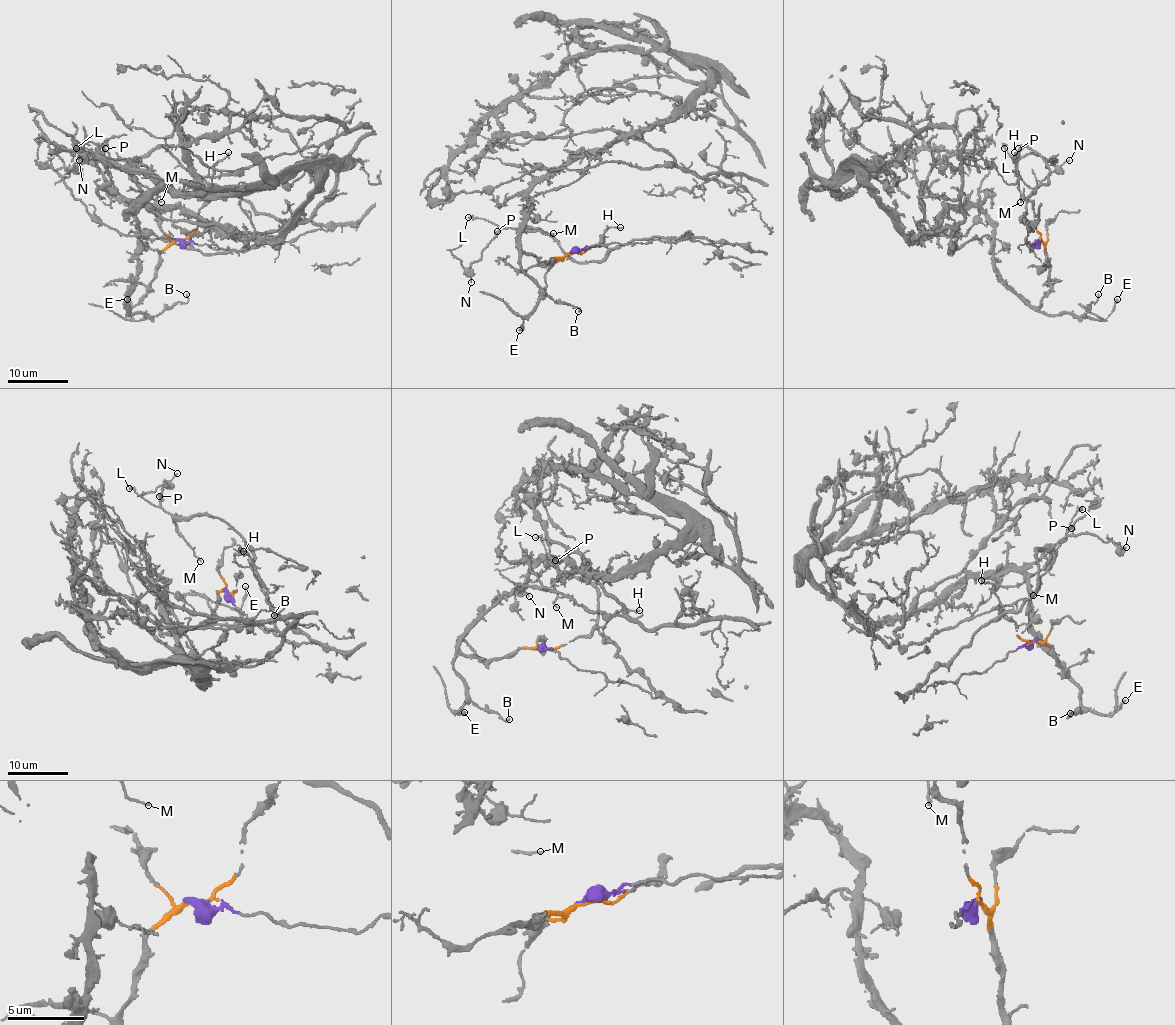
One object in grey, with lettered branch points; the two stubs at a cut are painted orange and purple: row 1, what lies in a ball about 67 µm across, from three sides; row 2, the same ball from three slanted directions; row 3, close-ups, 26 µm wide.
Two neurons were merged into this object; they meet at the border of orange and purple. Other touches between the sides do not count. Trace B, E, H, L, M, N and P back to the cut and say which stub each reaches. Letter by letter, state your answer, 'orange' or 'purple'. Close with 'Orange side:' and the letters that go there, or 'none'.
B: orange
E: orange
H: purple
L: purple
M: purple
N: purple
P: purple
Orange side: B, E

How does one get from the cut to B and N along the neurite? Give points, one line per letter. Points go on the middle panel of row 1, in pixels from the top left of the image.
B: (571, 253), (547, 262), (540, 262), (532, 255), (520, 256), (521, 268), (556, 303), (577, 307), (579, 312)
N: (571, 253), (713, 243), (637, 238), (576, 262), (535, 229), (503, 228), (470, 282)

